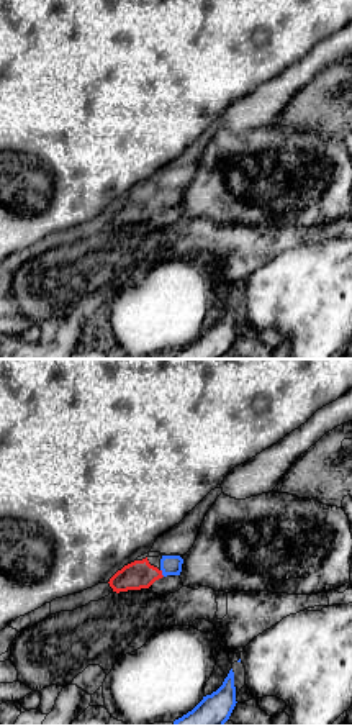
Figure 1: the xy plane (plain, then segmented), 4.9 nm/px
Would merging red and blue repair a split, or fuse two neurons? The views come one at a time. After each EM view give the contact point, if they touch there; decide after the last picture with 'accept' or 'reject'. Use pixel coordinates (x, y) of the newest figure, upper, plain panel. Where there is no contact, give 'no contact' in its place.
(161, 205)

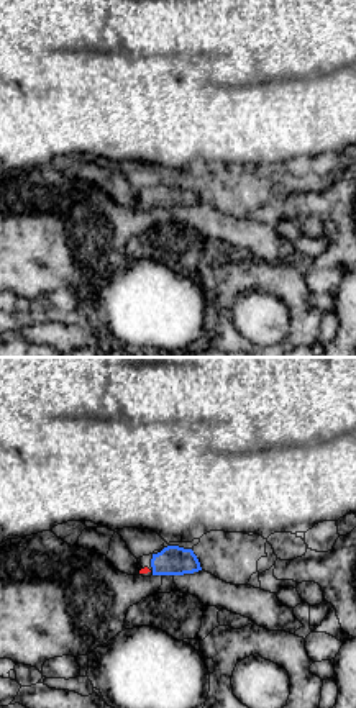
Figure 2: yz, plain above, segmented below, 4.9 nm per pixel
no contact

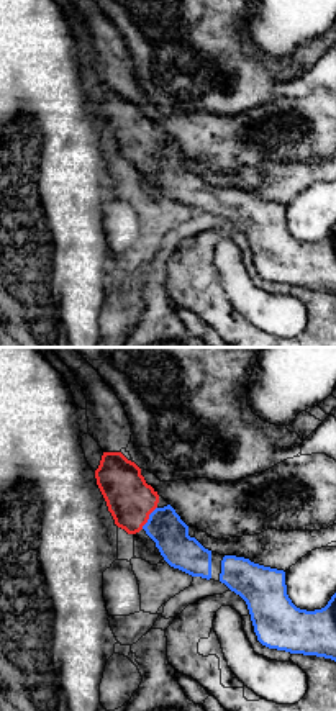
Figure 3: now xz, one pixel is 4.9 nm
(148, 151)

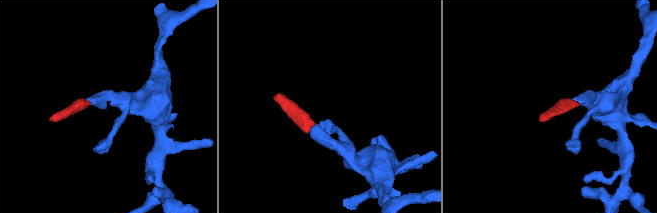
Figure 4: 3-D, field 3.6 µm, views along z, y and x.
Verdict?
accept

